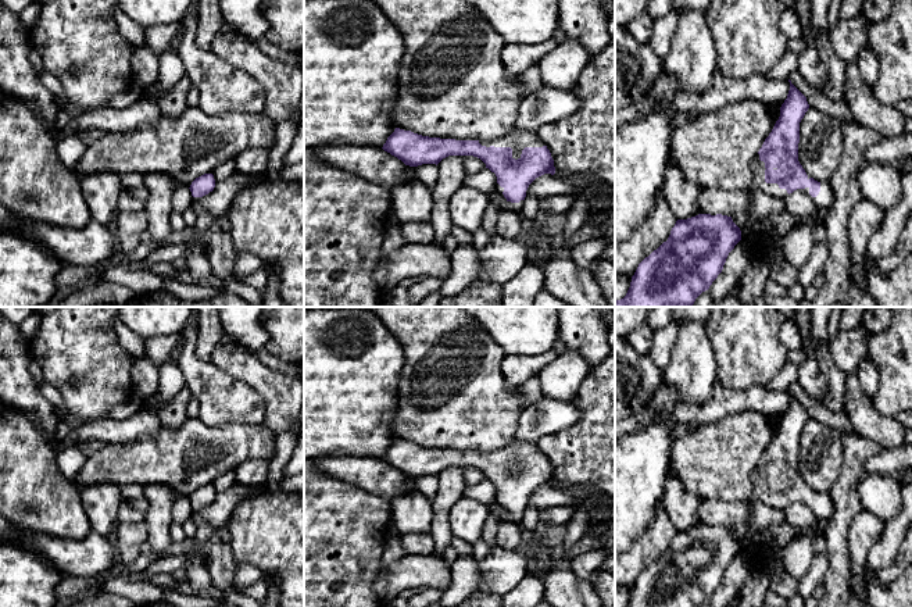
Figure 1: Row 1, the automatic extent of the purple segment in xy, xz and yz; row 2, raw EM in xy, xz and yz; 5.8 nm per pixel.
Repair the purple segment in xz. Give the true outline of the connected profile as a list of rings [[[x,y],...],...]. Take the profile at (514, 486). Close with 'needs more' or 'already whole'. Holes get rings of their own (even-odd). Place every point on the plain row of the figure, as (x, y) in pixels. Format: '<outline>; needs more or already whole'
[[[396,439],[382,458],[385,463],[401,471],[405,476],[439,475],[448,467],[473,467],[480,469],[486,479],[497,488],[496,501],[507,510],[509,522],[521,524],[523,511],[529,506],[529,496],[544,485],[555,485],[554,471],[550,461],[539,449],[537,443],[514,443],[498,451],[455,451],[429,449]]]; needs more

